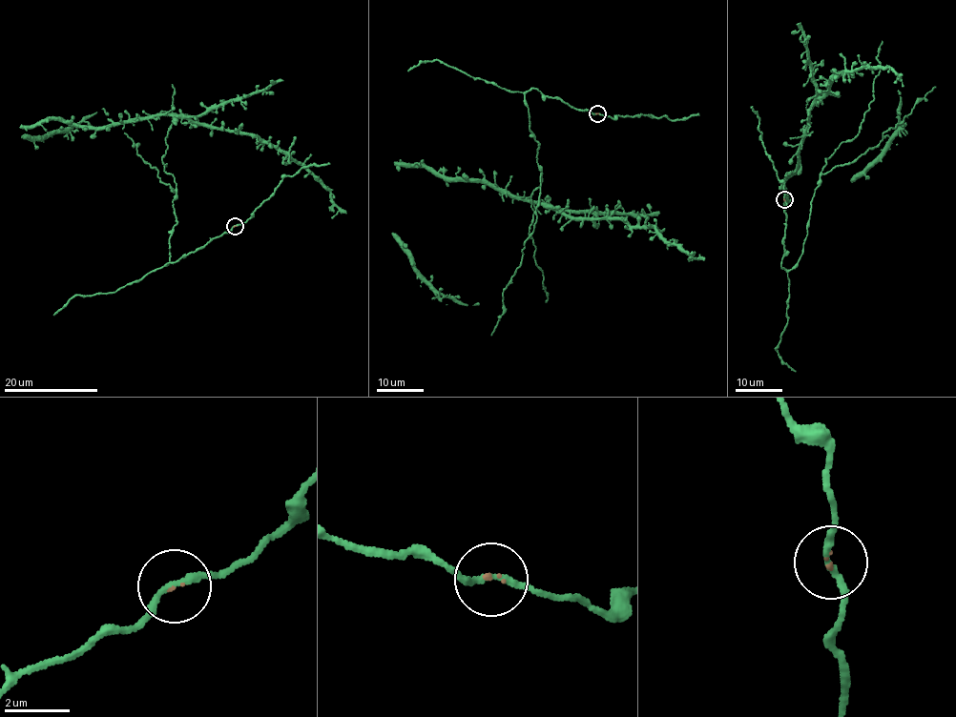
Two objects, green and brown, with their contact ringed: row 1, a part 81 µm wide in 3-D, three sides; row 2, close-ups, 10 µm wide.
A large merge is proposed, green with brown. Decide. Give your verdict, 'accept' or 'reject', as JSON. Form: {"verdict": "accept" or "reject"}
{"verdict": "accept"}

